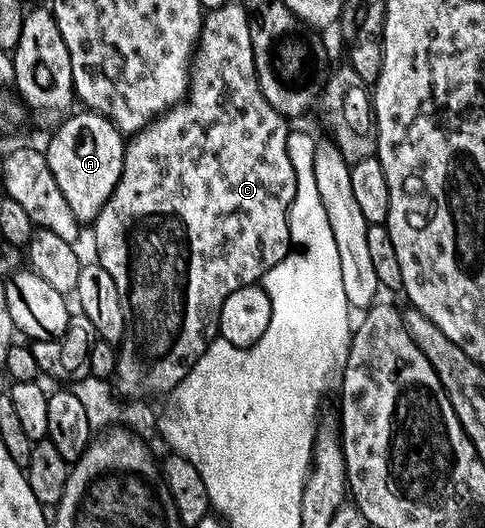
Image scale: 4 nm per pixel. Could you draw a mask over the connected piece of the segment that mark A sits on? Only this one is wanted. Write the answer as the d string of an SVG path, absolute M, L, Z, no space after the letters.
M92 111L70 112L69 116L52 130L49 146L44 146L45 162L59 187L67 207L78 222L89 223L107 203L121 177L121 160L125 158L123 135L103 114Z

